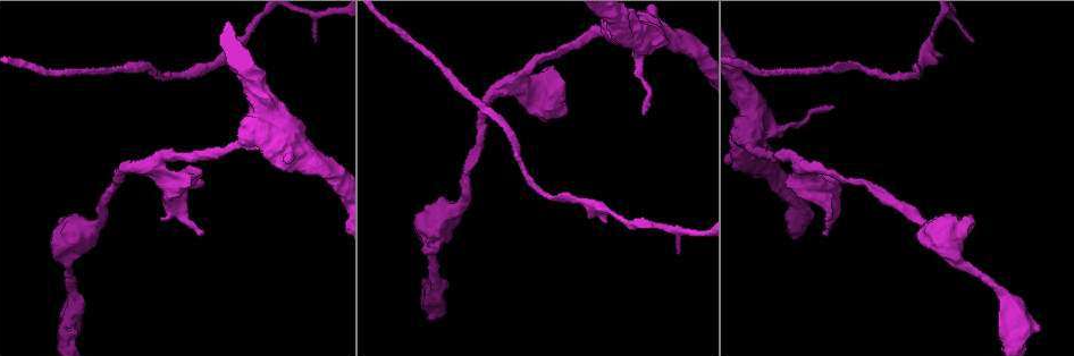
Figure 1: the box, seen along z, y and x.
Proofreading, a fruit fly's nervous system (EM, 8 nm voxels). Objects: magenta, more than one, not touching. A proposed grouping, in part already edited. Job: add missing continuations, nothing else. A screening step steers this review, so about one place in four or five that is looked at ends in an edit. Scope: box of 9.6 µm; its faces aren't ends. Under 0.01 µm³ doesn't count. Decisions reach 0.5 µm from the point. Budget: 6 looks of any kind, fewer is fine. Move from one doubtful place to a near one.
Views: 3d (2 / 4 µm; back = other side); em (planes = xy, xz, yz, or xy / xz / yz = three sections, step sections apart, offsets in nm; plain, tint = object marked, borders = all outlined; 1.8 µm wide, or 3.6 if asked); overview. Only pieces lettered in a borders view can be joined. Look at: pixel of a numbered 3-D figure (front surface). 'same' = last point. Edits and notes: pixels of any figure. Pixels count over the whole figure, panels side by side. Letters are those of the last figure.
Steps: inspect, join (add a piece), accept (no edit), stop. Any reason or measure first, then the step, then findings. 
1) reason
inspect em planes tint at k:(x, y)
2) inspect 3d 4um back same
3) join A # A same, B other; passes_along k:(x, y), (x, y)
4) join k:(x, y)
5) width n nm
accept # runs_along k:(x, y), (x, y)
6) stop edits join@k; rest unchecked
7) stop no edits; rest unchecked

thick end
inspect em planes borders at 1:(161, 219)

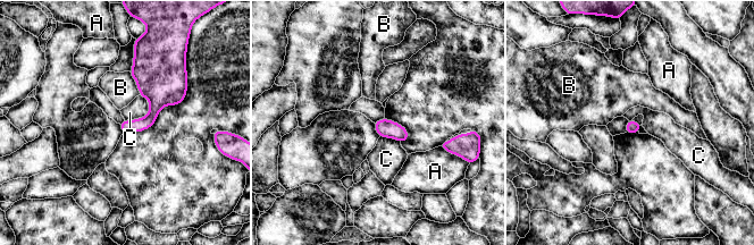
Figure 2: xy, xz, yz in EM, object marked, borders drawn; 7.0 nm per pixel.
accept # A other, B other, C other; border 2:(150, 102), (144, 116), (125, 120); no lettered piece goes on from it

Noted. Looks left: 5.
an open end
inspect 3d 2um at 1:(428, 253)

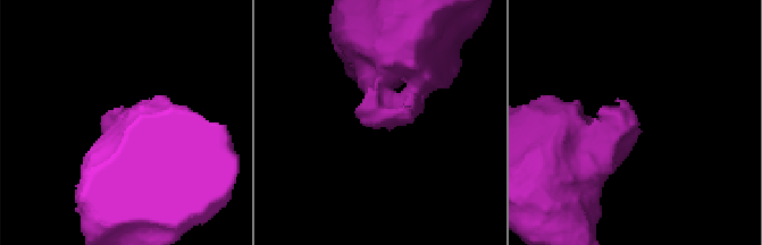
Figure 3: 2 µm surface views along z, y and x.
inspect em yz step 4 borders at 3:(379, 128)

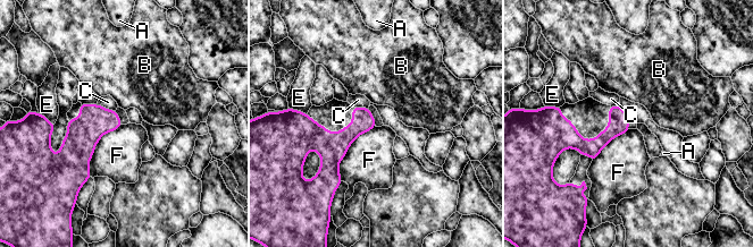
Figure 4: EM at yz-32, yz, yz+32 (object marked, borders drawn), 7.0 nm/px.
accept # A other, B other, C other, E other, F other; none of them fits

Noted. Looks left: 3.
thick turns thin
inspect em planes borders at 1:(74, 304)

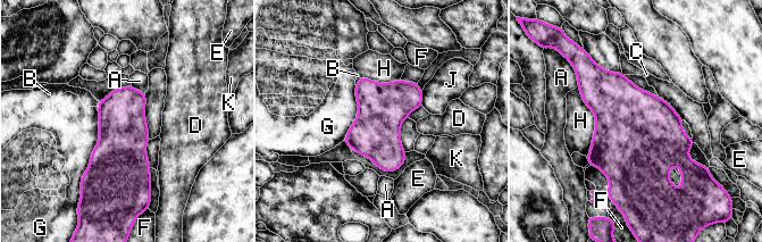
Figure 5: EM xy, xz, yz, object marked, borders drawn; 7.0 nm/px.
width 360 nm
accept # A other, B other, C other, D other, E other, F other, G other, H other, J other, K other; border 5:(98, 107), (98, 142), (80, 186); no lettered piece goes on from it

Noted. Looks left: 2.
stop no edits; rest unchecked

